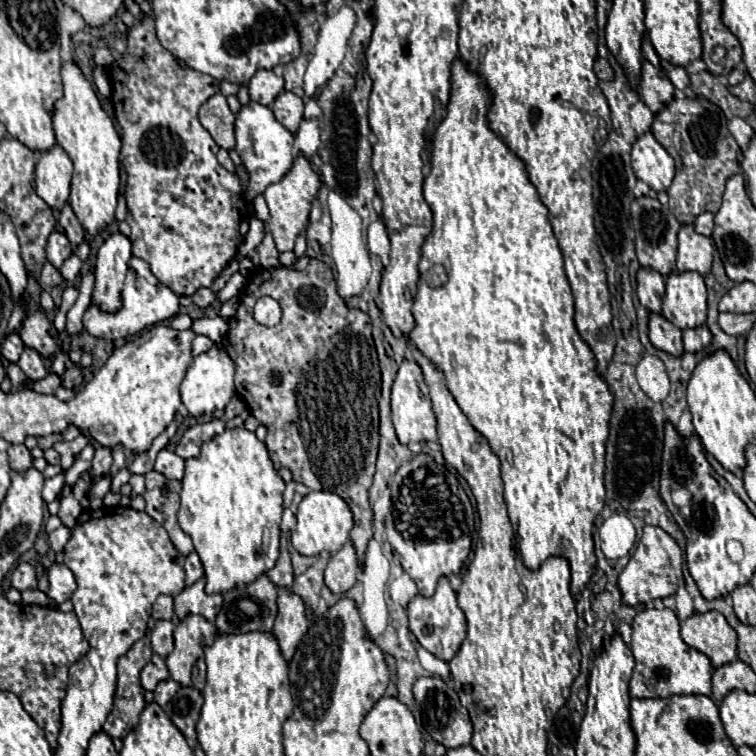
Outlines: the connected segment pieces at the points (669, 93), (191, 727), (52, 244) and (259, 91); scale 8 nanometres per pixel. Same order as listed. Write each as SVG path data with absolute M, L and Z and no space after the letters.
M645 60L641 68L639 96L653 114L659 114L673 100L675 88L661 68L655 68L651 62Z
M179 688L173 700L165 706L167 716L173 720L173 724L185 734L185 738L195 740L195 724L199 720L203 696L195 688Z
M53 232L47 240L47 260L55 266L55 268L61 268L63 262L73 254L71 246L69 246L69 240L63 232Z
M259 70L247 84L251 100L263 106L271 106L275 96L283 90L283 78L277 76L273 70Z

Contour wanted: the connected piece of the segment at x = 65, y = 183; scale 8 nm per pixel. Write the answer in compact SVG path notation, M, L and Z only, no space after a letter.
M55 146L53 150L43 152L35 172L37 196L43 198L43 202L51 210L61 212L63 206L69 202L71 176L73 176L73 164L69 156L63 152L63 148Z

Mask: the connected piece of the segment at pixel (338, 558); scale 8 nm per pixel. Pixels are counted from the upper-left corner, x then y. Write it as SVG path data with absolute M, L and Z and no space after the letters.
M347 542L339 552L335 552L325 568L325 586L333 594L347 592L357 582L357 556L351 542Z

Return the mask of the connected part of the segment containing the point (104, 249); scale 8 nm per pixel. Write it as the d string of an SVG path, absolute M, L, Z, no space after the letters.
M111 234L99 248L95 264L95 288L91 294L91 304L99 310L111 314L121 310L121 292L129 258L131 242L123 234Z

